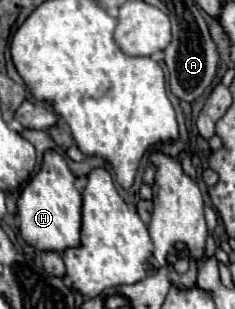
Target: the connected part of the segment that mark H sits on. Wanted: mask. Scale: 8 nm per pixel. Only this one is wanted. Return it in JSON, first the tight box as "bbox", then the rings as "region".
{"bbox":[18,149,82,251],"region":[[[48,149],[40,171],[26,183],[18,197],[18,221],[22,239],[38,251],[64,251],[80,243],[80,207],[82,197],[74,187],[74,175],[62,155]]]}

